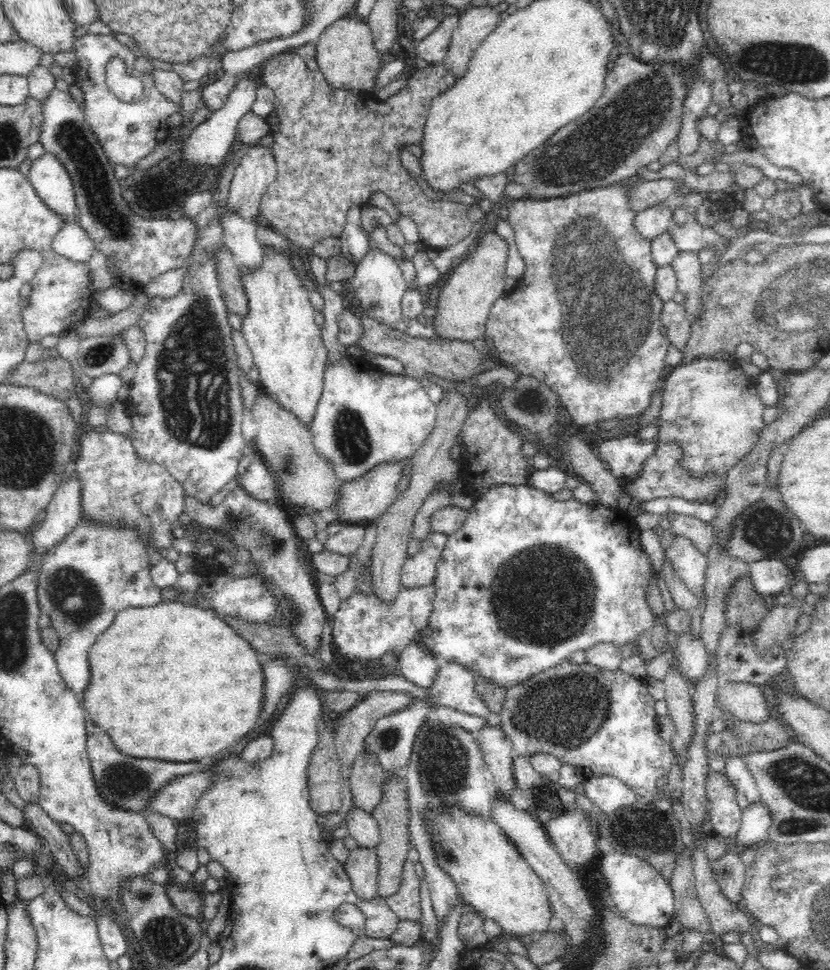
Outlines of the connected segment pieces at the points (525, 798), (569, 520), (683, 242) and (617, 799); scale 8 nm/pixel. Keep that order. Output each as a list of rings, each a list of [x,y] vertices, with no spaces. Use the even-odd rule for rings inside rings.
[[[515,755],[512,770],[517,786],[516,797],[542,824],[578,807],[575,791],[544,778],[534,770],[528,757]]]
[[[502,483],[494,485],[467,510],[462,524],[447,538],[435,576],[435,597],[429,625],[422,630],[422,644],[434,658],[444,658],[471,670],[478,678],[485,678],[490,685],[509,689],[527,678],[558,666],[573,652],[585,651],[596,644],[610,643],[620,648],[635,641],[644,631],[650,631],[658,616],[648,607],[646,590],[651,576],[656,573],[650,557],[640,545],[640,529],[625,511],[602,504],[584,504],[578,500],[554,500],[550,495],[526,485]]]
[[[688,216],[686,222],[677,225],[672,222],[668,231],[679,251],[698,253],[702,248],[711,246],[715,252],[724,252],[730,243],[724,236],[720,236],[712,227],[702,226],[694,216]]]
[[[586,776],[582,783],[585,785],[584,794],[608,816],[622,807],[642,801],[640,796],[614,776]]]

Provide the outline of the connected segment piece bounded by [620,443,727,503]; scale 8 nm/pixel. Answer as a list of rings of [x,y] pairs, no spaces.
[[[660,443],[656,450],[646,458],[638,478],[634,478],[632,482],[629,482],[627,478],[626,480],[620,479],[625,494],[643,503],[648,500],[656,500],[656,498],[684,498],[685,500],[704,502],[708,495],[720,494],[720,489],[723,488],[722,482],[727,473],[709,473],[698,476],[698,478],[690,477],[685,468],[681,468],[677,464],[680,459],[681,448],[677,443]]]

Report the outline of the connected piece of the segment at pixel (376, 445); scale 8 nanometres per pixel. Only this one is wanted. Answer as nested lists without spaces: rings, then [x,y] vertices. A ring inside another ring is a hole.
[[[345,355],[338,362],[327,364],[322,397],[308,427],[319,456],[329,462],[341,482],[352,482],[374,466],[411,458],[432,433],[437,418],[436,404],[416,378],[384,372],[370,376],[364,373],[363,363],[362,358]]]

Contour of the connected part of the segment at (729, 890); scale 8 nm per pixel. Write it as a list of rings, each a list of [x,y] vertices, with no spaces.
[[[732,848],[722,857],[711,863],[712,873],[720,884],[722,894],[732,904],[742,904],[741,891],[745,882],[747,867],[744,866],[739,856],[739,850]]]

